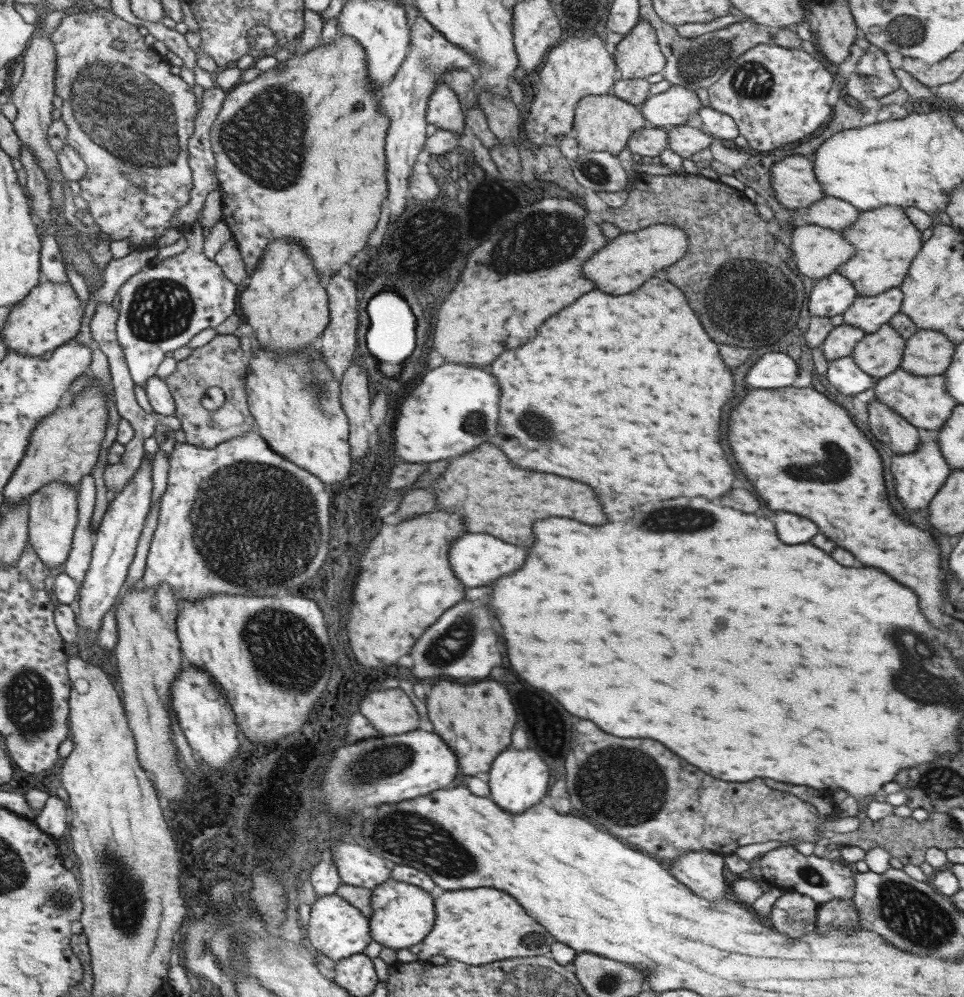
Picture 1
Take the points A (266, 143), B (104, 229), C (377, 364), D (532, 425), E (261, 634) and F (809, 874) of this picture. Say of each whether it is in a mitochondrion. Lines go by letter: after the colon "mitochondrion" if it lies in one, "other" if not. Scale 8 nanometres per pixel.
A: mitochondrion
B: other
C: other
D: mitochondrion
E: mitochondrion
F: mitochondrion

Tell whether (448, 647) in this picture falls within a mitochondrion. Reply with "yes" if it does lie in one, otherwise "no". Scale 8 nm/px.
yes

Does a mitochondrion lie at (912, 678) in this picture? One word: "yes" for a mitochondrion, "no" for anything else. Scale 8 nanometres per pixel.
yes

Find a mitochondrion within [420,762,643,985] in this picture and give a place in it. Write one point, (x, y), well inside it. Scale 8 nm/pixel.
(532, 942)

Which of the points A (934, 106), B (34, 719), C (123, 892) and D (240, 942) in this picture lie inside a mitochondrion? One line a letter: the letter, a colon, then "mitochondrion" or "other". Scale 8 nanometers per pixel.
A: other
B: mitochondrion
C: mitochondrion
D: mitochondrion

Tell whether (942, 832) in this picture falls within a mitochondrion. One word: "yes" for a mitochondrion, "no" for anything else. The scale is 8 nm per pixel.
no

